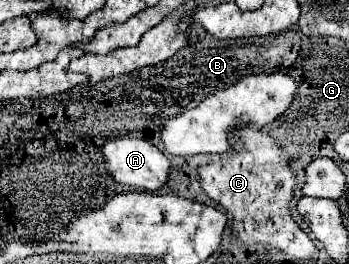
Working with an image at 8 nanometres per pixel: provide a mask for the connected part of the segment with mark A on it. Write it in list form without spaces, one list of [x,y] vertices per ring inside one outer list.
[[[125,137],[125,139],[107,141],[103,145],[103,155],[105,155],[105,161],[107,161],[107,171],[111,173],[111,177],[117,183],[141,187],[145,191],[157,191],[169,181],[169,171],[171,171],[169,159],[165,157],[163,151],[159,151],[159,147],[155,147],[147,139]]]

